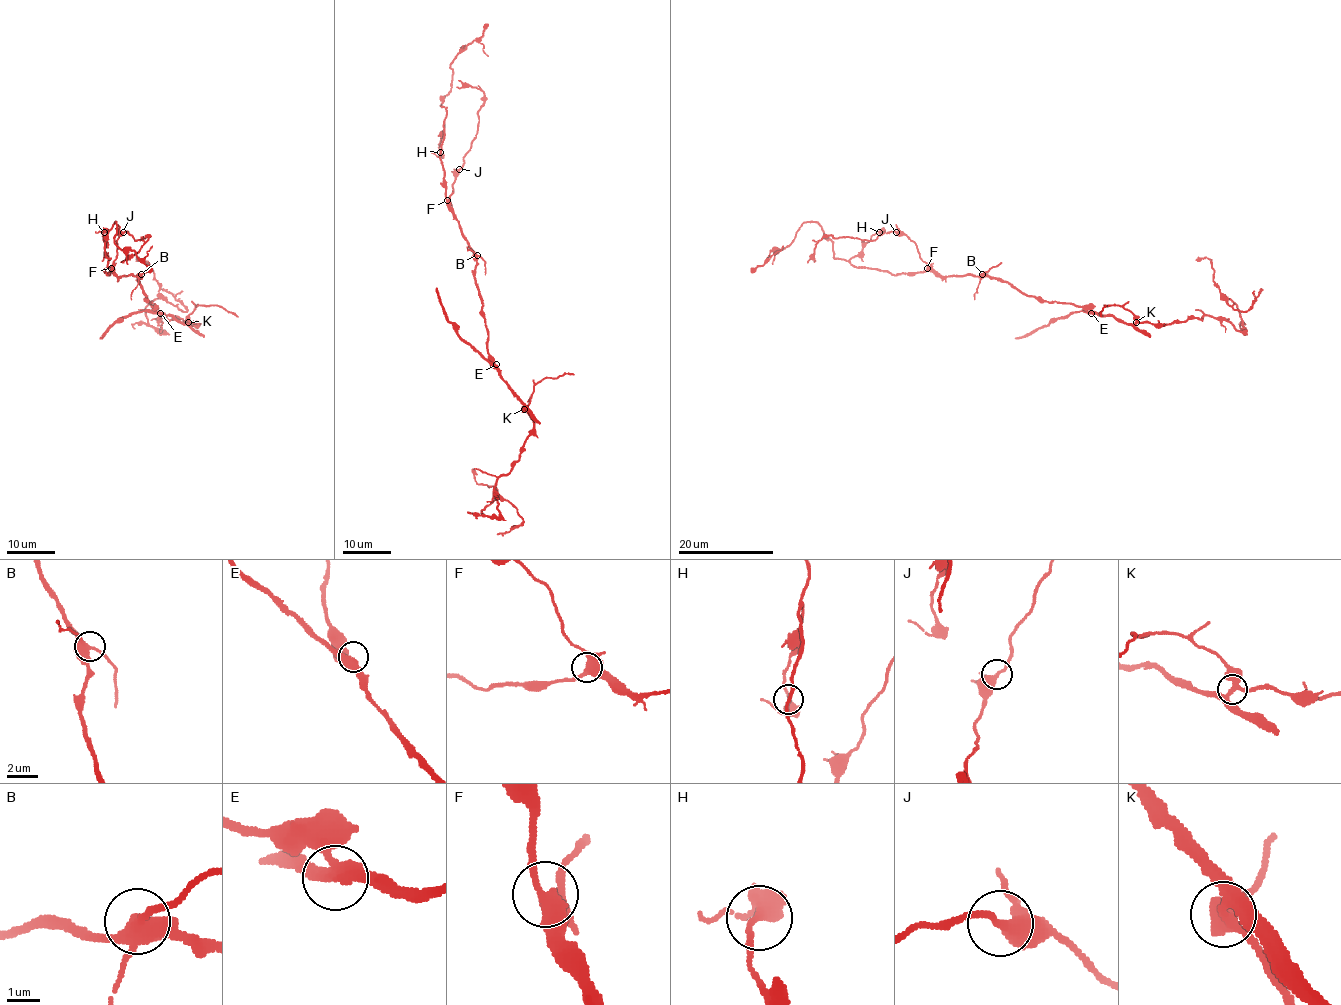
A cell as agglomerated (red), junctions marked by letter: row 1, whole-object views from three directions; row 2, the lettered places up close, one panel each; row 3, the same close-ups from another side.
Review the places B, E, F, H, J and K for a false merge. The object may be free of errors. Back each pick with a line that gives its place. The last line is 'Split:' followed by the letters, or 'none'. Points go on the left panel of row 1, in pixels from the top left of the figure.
Split: none

